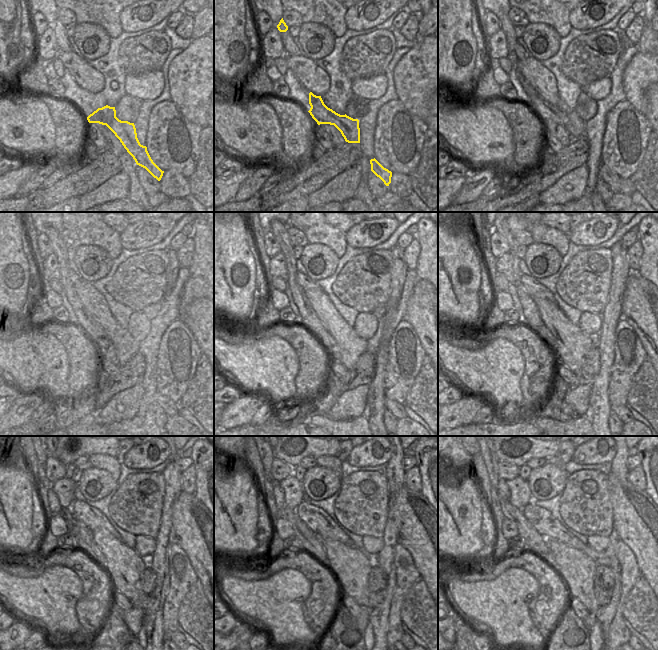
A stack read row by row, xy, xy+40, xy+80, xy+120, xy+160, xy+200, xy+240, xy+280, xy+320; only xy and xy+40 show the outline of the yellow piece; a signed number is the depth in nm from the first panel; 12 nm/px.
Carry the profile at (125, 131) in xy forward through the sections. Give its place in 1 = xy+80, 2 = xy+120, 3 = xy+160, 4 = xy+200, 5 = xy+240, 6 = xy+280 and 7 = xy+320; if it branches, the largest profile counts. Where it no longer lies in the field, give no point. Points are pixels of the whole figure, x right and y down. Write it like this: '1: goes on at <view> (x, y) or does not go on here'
1: goes on at xy+80 (546, 111)
2: goes on at xy+120 (93, 329)
3: goes on at xy+160 (309, 318)
4: goes on at xy+200 (531, 315)
5: goes on at xy+240 (76, 527)
6: goes on at xy+280 (405, 639)
7: goes on at xy+320 (632, 639)

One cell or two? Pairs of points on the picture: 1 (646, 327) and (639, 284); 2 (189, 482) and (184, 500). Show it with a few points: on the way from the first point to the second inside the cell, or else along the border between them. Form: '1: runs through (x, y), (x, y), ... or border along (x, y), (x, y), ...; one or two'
1: runs through (646, 316), (646, 308), (640, 295); one
2: border along (182, 490), (193, 493); two

